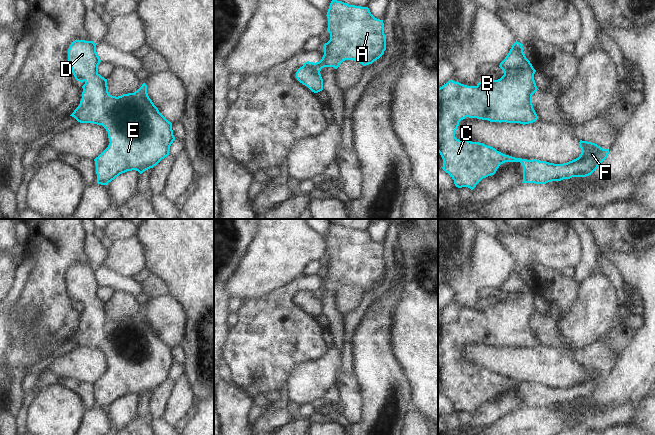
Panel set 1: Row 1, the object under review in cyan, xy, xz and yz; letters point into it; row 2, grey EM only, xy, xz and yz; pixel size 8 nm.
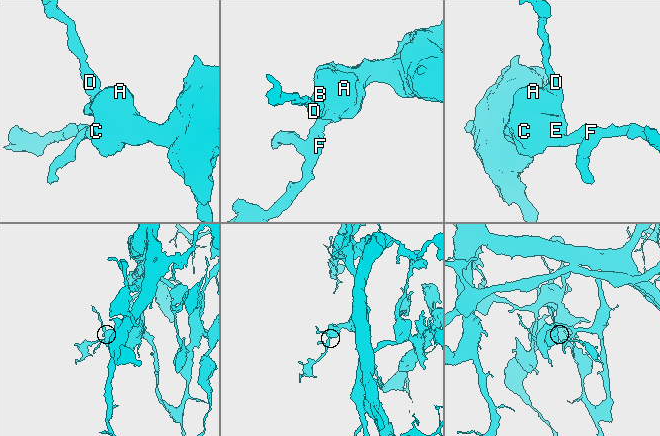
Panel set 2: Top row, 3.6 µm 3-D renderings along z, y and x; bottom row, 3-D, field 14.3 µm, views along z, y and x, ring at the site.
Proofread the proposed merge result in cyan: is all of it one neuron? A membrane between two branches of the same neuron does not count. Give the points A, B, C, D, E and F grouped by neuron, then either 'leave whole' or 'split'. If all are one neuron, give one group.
A B C D E F; leave whole

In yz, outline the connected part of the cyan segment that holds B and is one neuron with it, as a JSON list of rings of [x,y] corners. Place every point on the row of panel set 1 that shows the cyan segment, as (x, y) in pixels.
[[[515,42],[499,67],[504,75],[494,80],[481,80],[476,86],[467,86],[449,80],[438,88],[438,152],[443,159],[442,169],[454,180],[458,188],[468,187],[473,190],[488,176],[494,175],[499,166],[505,162],[520,162],[523,166],[523,182],[546,184],[572,177],[591,175],[607,158],[609,149],[603,149],[595,143],[580,140],[581,154],[578,158],[563,164],[554,164],[536,159],[527,160],[505,155],[491,146],[467,139],[457,139],[455,132],[459,122],[466,117],[488,120],[490,122],[507,122],[529,124],[538,119],[533,108],[532,95],[537,91],[534,80],[536,70],[523,52],[523,44]]]

